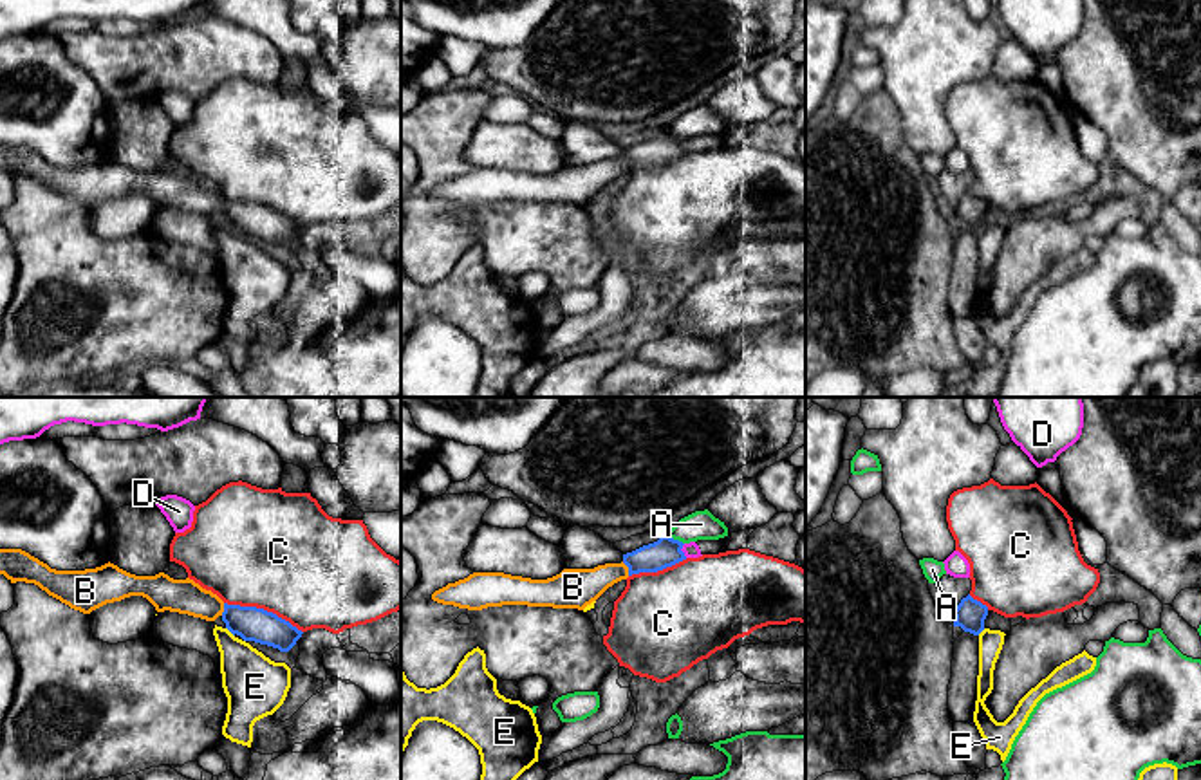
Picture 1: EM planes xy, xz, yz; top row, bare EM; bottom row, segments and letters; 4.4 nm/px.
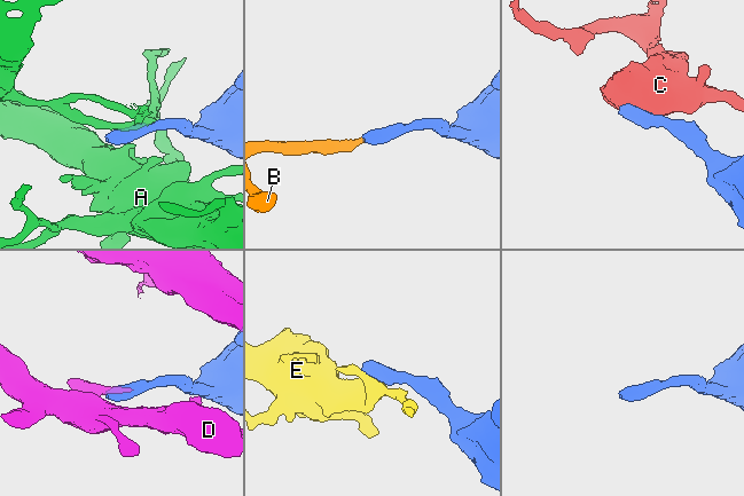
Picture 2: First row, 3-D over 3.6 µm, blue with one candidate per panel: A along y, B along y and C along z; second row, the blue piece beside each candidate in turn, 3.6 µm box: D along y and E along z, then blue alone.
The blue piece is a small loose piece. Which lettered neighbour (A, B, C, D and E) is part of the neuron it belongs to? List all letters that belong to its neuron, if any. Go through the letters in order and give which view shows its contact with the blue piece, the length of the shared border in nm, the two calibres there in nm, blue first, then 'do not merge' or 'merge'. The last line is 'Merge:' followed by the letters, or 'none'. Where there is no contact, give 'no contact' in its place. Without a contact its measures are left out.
A: contact in xz; length 100 nm; calibres 130 and 130 nm; do not merge
B: contact in xz; length 70 nm; calibres 130 and 180 nm; merge
C: contact in xy; length 380 nm; calibres 150 and 500 nm; do not merge
D: contact in xz; length 70 nm; calibres 130 and 70 nm; do not merge
E: contact in xy; length 60 nm; calibres 150 and 260 nm; do not merge
Merge: B

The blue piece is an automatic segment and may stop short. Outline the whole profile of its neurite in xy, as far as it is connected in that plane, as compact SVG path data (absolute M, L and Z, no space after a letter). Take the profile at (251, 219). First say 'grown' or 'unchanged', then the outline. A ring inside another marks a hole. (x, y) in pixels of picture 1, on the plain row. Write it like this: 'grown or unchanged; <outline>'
grown; M0 144L0 170L11 179L34 179L83 209L130 191L143 191L157 208L170 206L206 217L220 211L233 231L280 247L289 247L303 229L264 204L228 200L190 173L173 175L164 168L135 172L110 157L96 164L56 166L22 144Z

